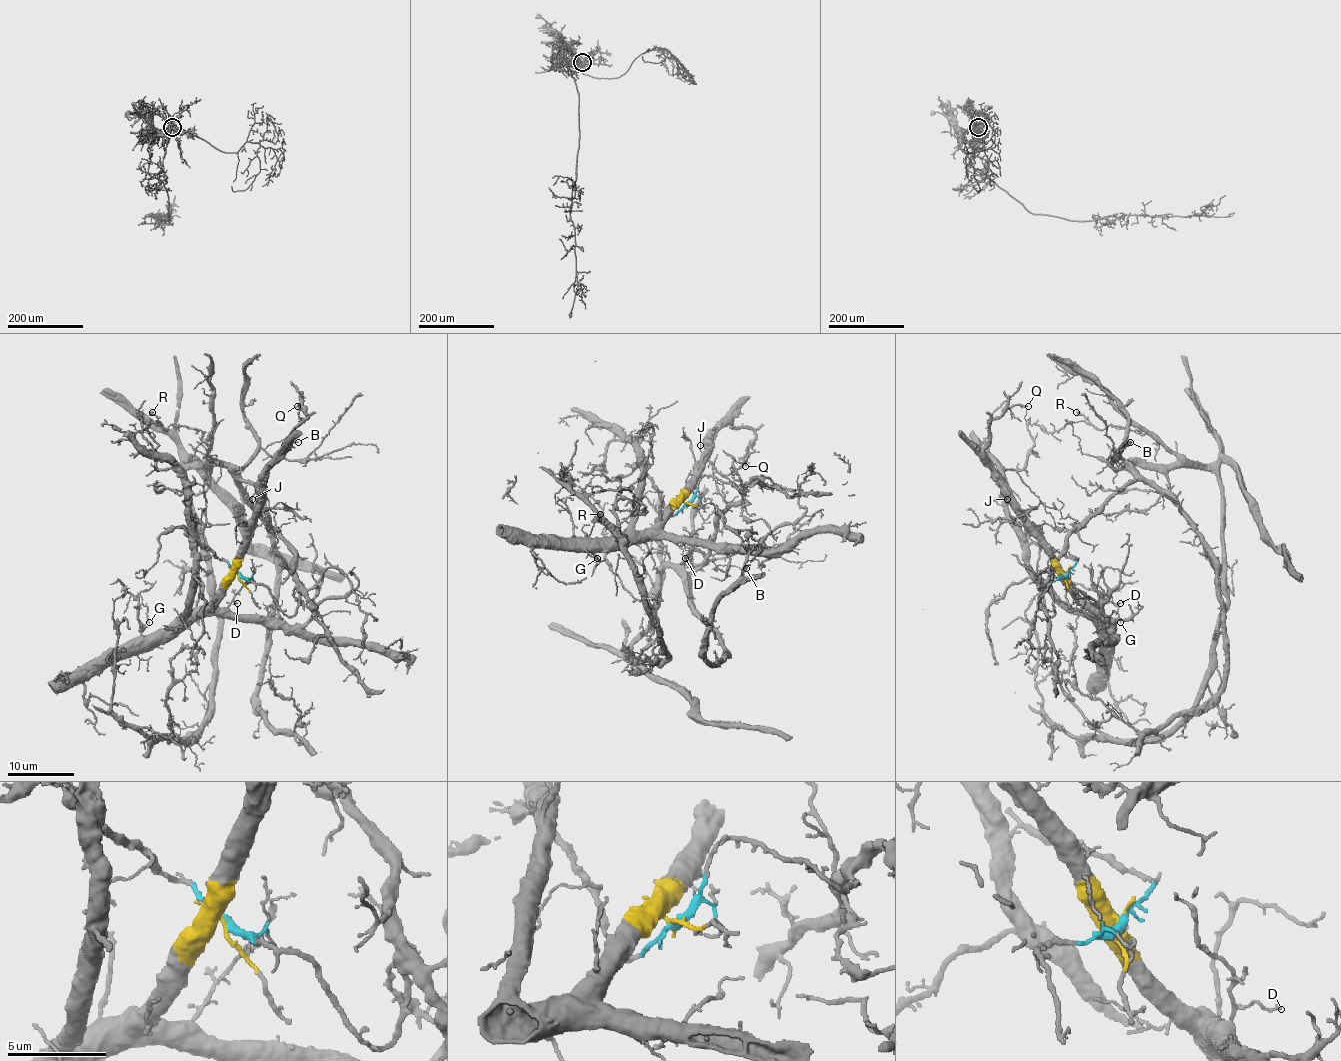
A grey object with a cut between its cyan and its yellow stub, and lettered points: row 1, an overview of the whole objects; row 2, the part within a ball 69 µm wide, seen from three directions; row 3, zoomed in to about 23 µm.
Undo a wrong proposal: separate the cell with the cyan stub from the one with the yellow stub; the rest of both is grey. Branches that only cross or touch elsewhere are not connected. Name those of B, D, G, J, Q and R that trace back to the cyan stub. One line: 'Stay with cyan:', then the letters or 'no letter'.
Stay with cyan: B, R

